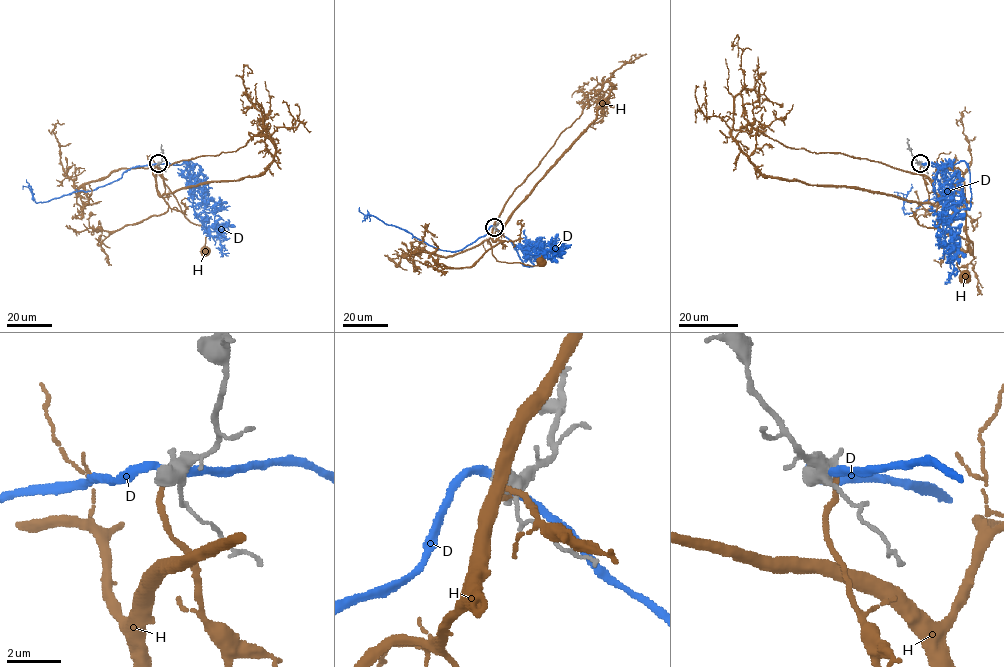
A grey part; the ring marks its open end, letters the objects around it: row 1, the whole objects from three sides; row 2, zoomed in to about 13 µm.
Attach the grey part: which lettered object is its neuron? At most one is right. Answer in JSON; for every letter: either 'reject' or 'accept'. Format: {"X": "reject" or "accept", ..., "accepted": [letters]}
{"D": "reject", "H": "accept", "accepted": ["H"]}

